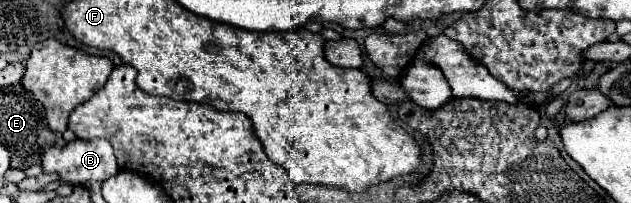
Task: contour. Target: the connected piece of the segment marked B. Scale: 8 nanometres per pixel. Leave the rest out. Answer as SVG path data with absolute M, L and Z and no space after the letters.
M73 140L69 144L65 144L63 148L51 146L45 154L43 154L43 172L53 174L57 172L61 176L61 180L71 182L71 184L83 184L83 182L105 182L109 176L117 174L117 160L113 156L113 148L109 144L109 140Z

